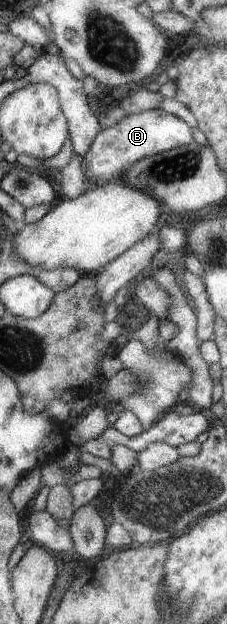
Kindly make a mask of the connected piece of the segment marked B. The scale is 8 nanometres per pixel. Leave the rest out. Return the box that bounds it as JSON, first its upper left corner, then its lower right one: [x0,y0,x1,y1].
[84,109,194,183]

